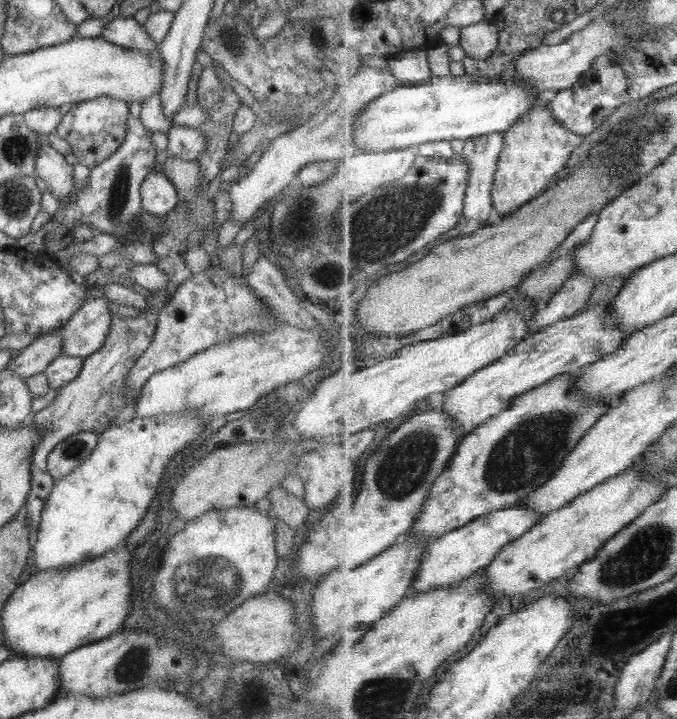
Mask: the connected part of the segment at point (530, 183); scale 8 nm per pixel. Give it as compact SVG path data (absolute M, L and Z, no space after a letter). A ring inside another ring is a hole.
M537 99L520 119L504 132L504 149L492 190L495 218L507 216L547 190L551 178L563 170L583 135L569 130L554 118L550 102Z

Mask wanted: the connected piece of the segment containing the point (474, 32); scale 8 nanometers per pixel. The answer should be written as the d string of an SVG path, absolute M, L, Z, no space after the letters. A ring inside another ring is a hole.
M483 20L477 24L460 29L459 44L469 57L487 60L496 52L500 43L500 28L492 20Z

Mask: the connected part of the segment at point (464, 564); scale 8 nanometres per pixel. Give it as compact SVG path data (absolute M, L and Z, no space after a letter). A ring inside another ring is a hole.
M521 502L513 508L485 513L463 528L452 530L441 538L430 539L423 551L425 556L421 558L419 570L414 576L412 593L439 590L451 586L454 582L468 580L477 571L491 565L505 545L520 539L545 516L534 512Z

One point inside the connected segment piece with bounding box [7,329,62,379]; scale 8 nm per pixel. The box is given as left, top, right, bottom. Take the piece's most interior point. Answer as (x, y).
(33, 359)

